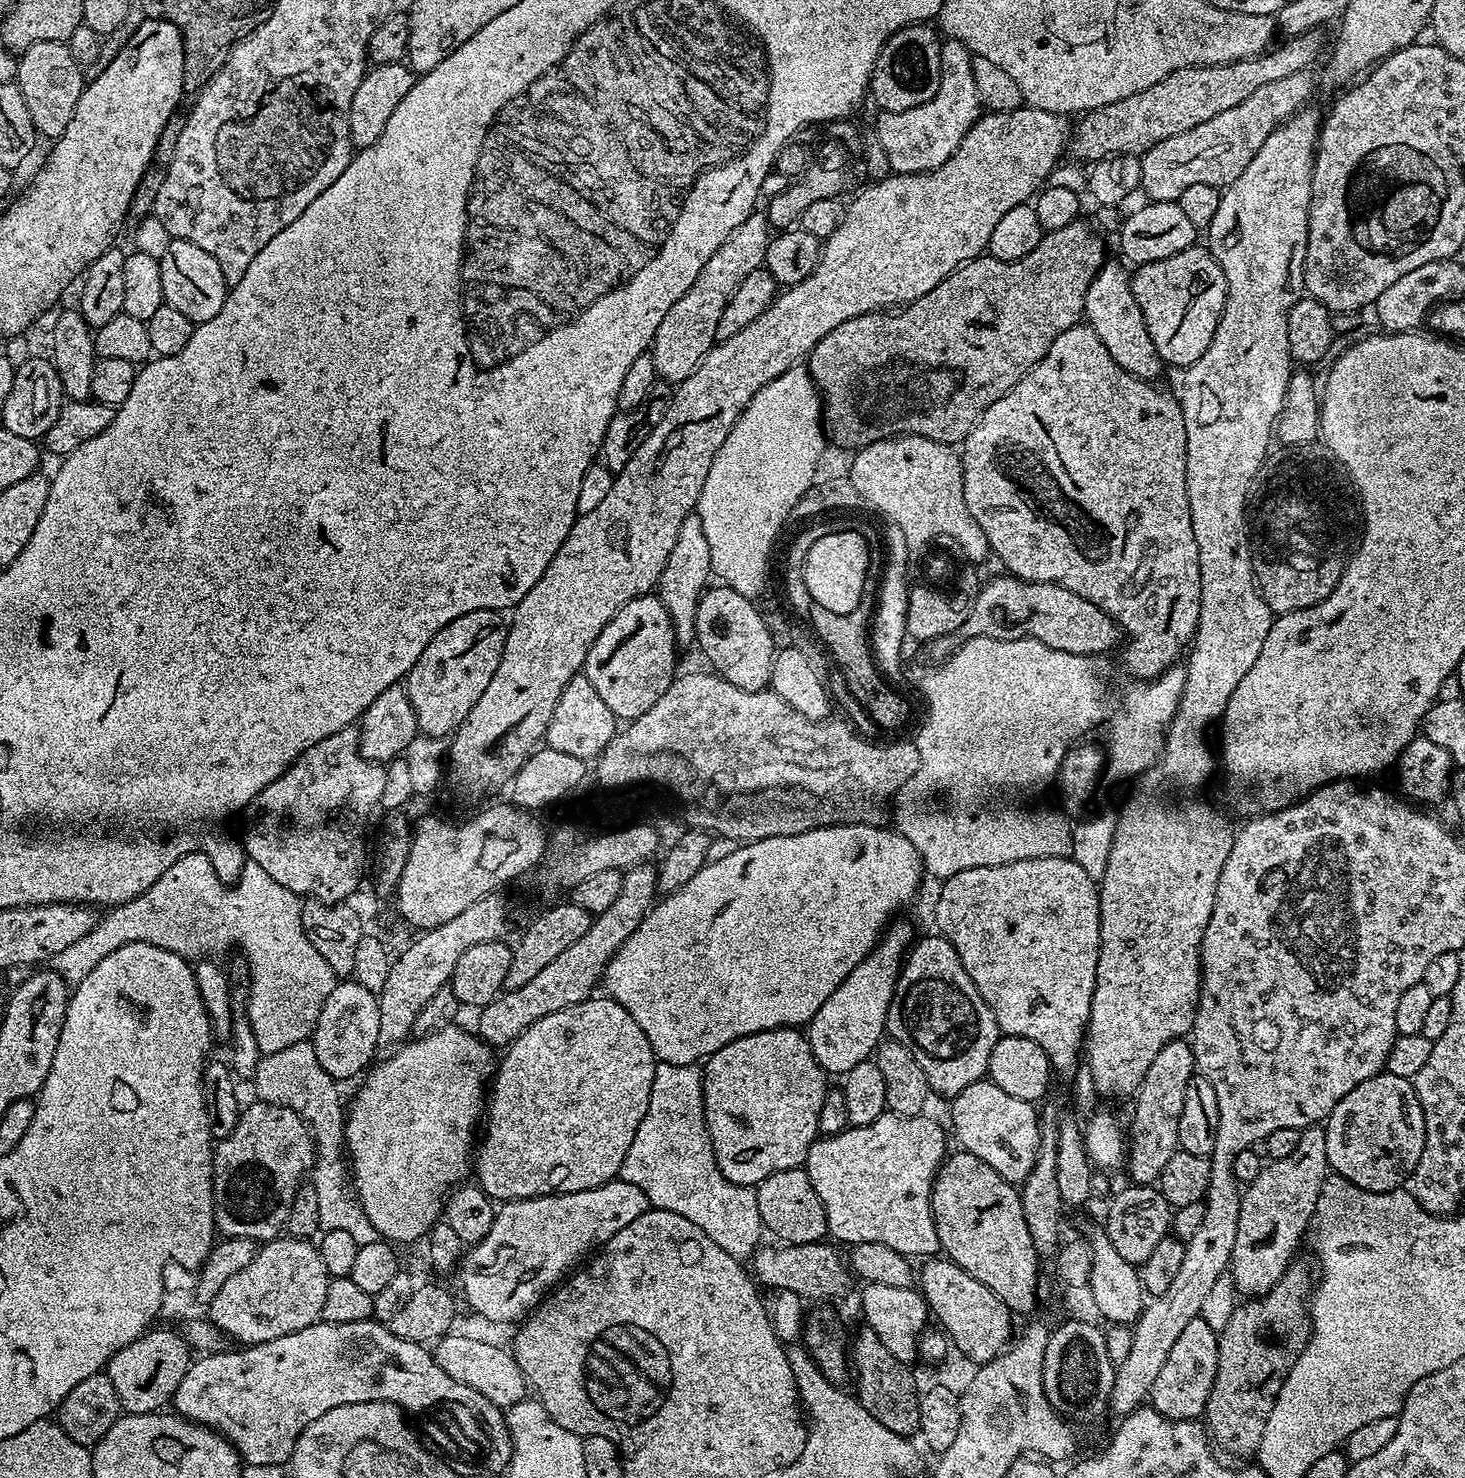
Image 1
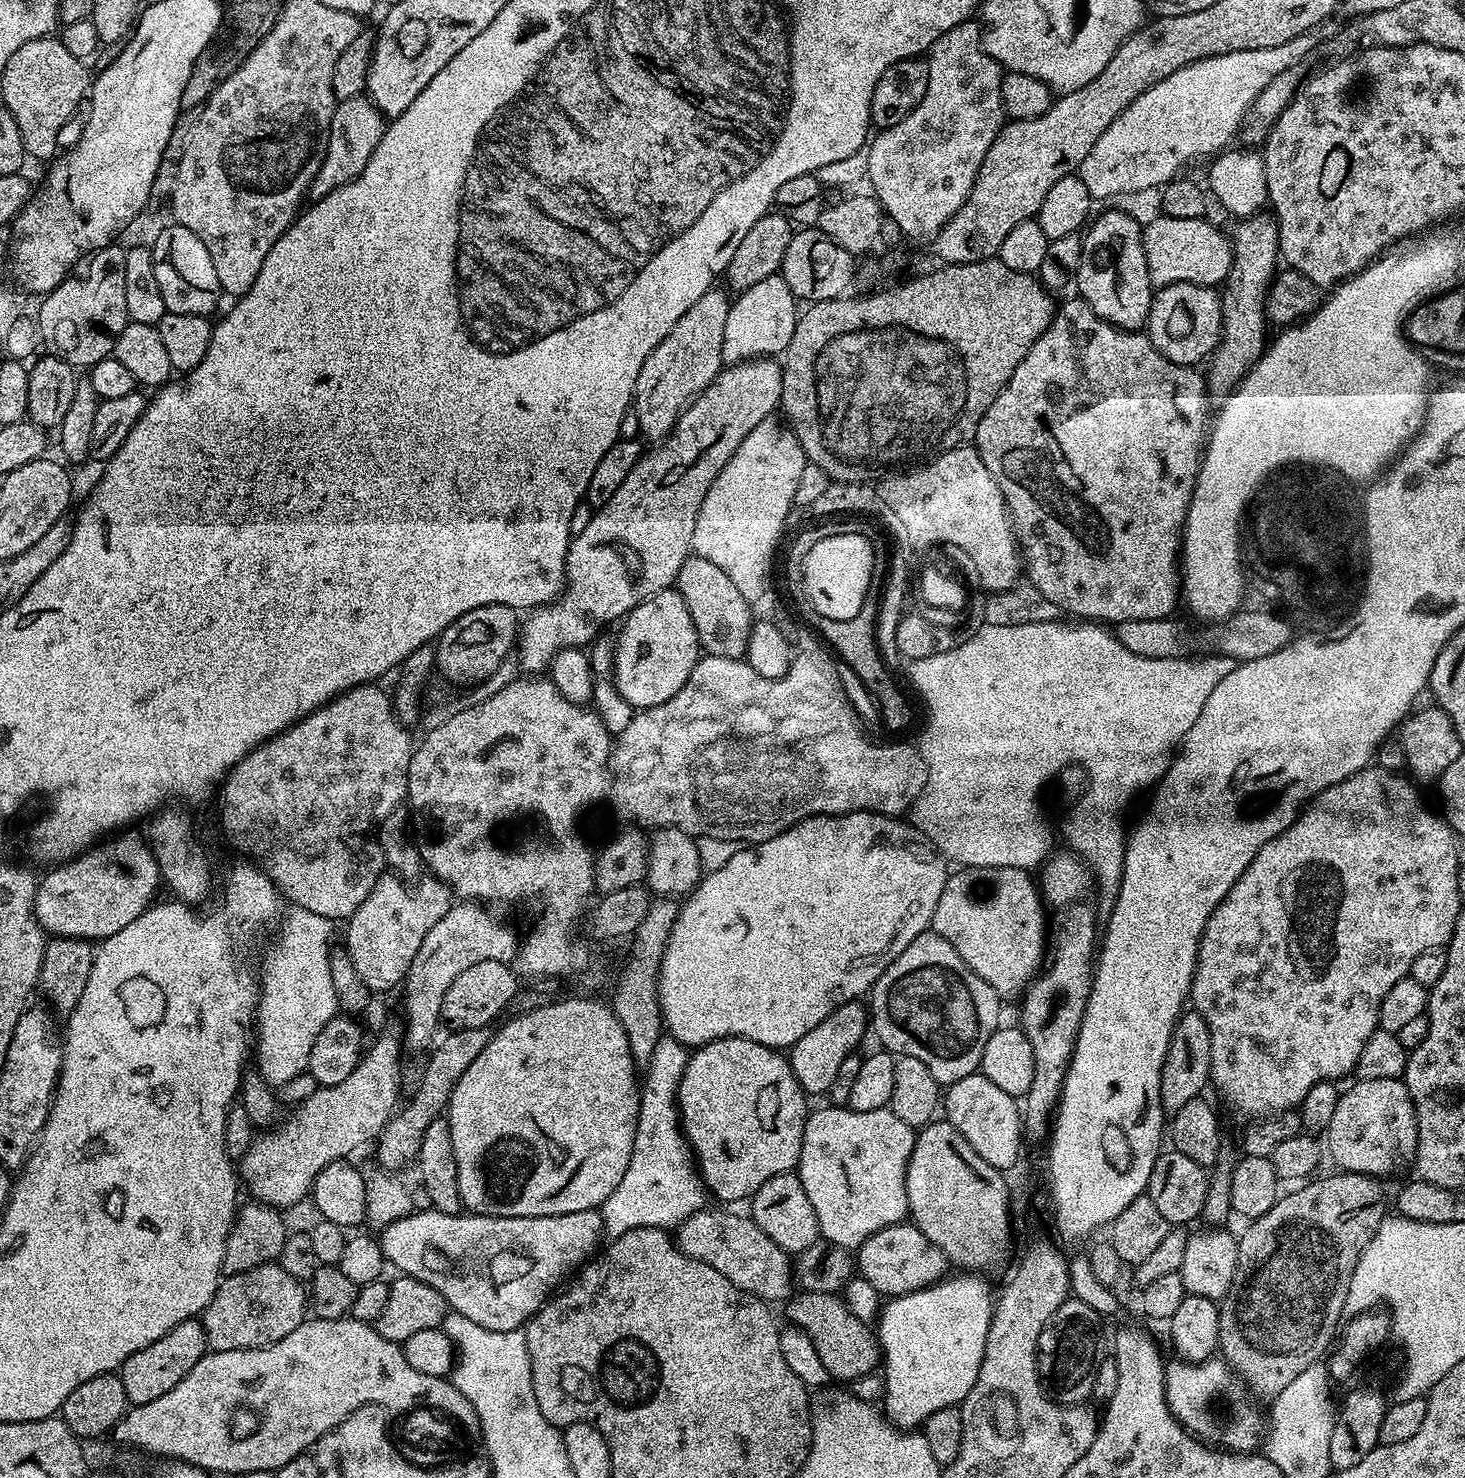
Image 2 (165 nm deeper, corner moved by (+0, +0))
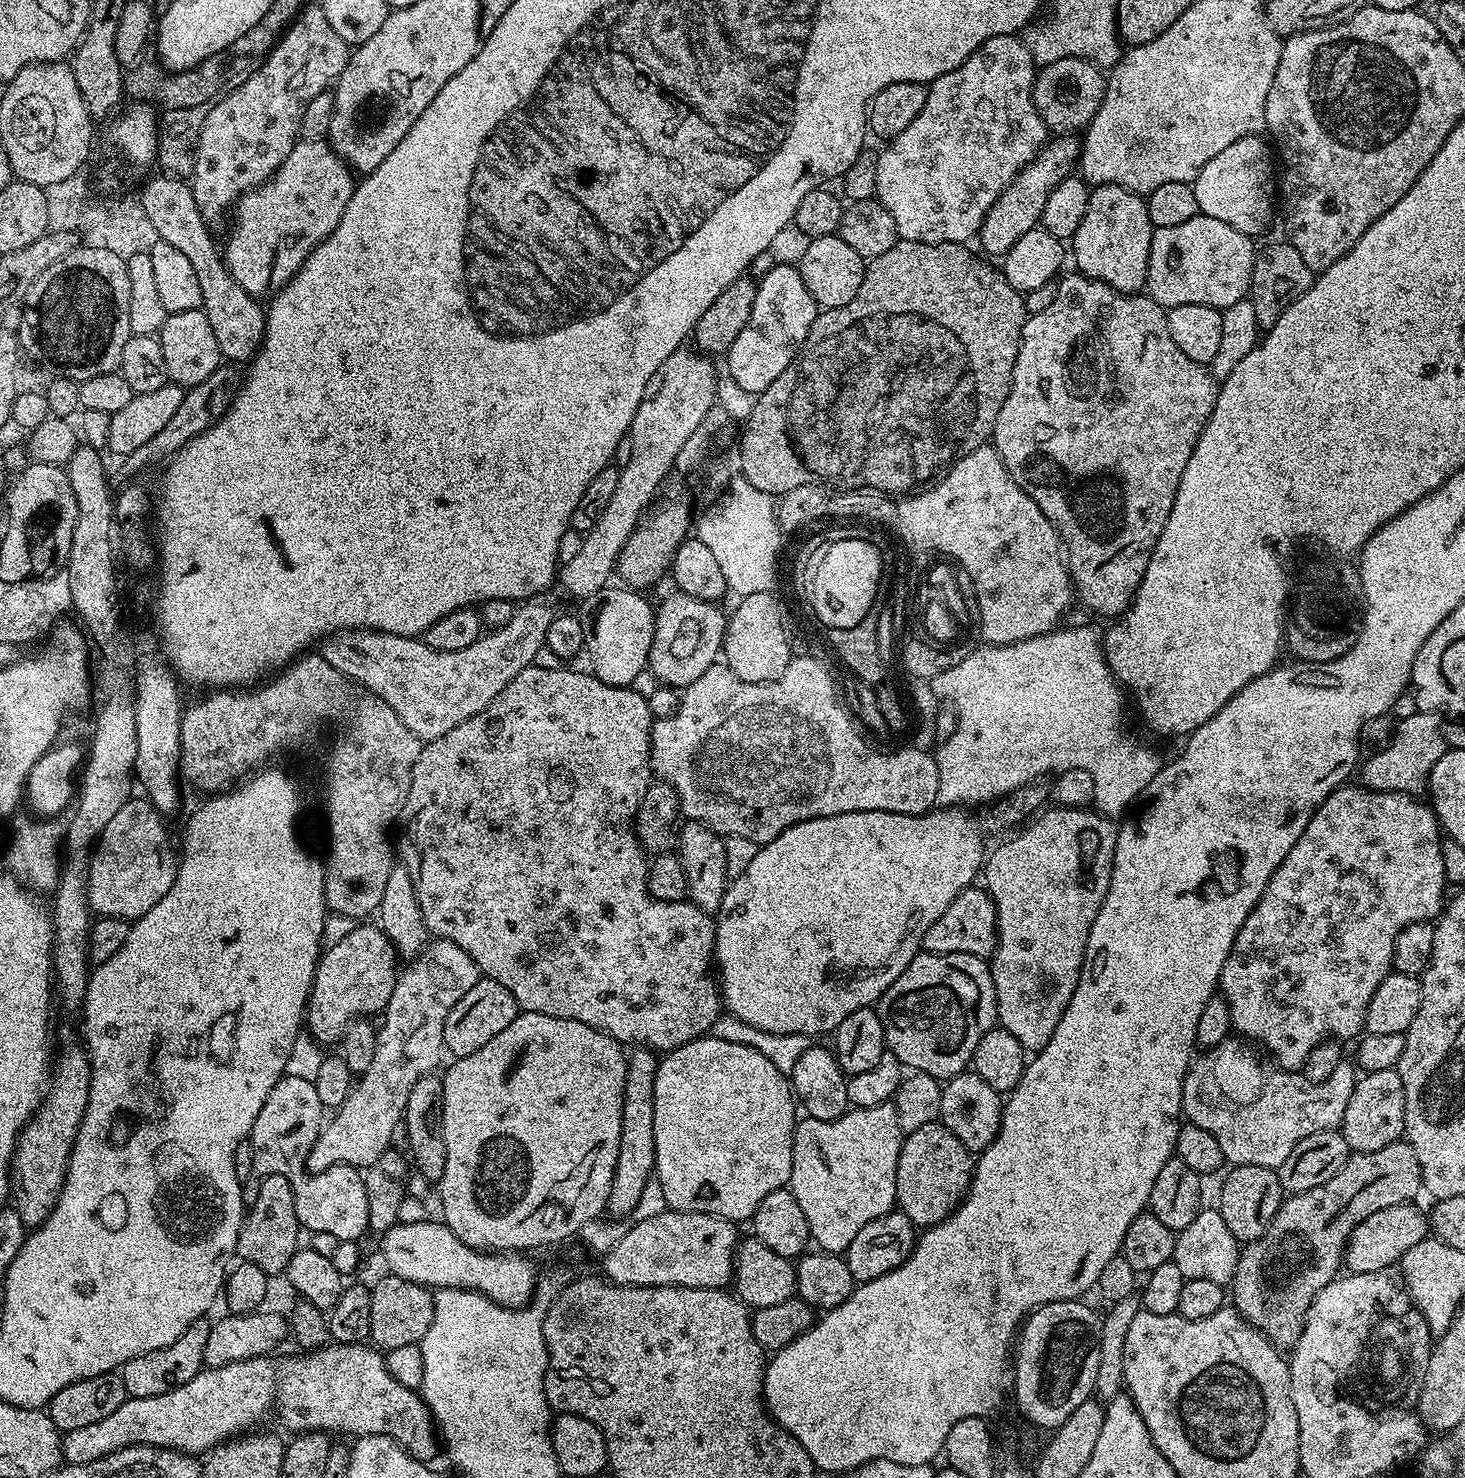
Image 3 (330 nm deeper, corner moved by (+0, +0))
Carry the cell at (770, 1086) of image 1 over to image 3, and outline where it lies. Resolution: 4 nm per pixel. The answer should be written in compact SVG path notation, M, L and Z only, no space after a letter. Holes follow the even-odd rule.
M706 1035L667 1053L657 1063L654 1078L654 1180L662 1186L665 1205L673 1212L701 1212L733 1222L751 1221L758 1202L791 1181L796 1112L798 1104L789 1077L750 1046Z

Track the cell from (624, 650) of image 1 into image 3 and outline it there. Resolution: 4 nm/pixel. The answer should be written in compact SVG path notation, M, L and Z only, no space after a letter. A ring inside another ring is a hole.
M679 590L673 596L665 598L656 608L656 625L654 626L654 642L650 646L648 668L664 684L683 690L693 684L712 664L717 663L724 646L724 631L728 628L728 616L711 600L699 600Z

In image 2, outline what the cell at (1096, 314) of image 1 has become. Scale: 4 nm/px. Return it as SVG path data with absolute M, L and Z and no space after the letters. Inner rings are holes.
M1124 212L1098 216L1087 225L1082 236L1084 249L1080 268L1074 273L1074 284L1076 282L1080 287L1079 299L1085 300L1094 314L1108 320L1115 328L1124 328L1128 332L1143 329L1148 323L1154 289L1146 266L1141 221Z

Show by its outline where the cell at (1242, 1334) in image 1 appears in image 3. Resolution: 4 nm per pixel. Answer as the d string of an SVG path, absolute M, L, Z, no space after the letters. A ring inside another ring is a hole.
M1401 1138L1390 1142L1390 1146L1382 1146L1382 1150L1370 1150L1369 1152L1352 1152L1348 1161L1342 1166L1342 1170L1338 1170L1338 1174L1334 1174L1334 1178L1330 1178L1326 1182L1322 1182L1322 1186L1314 1186L1314 1190L1306 1190L1297 1196L1288 1196L1280 1205L1277 1214L1269 1222L1268 1228L1256 1240L1249 1240L1240 1249L1240 1257L1238 1258L1238 1270L1234 1274L1230 1285L1230 1300L1237 1312L1240 1313L1242 1319L1250 1326L1254 1326L1259 1330L1275 1348L1281 1350L1291 1350L1296 1347L1298 1338L1302 1334L1302 1326L1306 1322L1306 1314L1312 1305L1312 1299L1328 1285L1331 1280L1337 1279L1338 1273L1342 1268L1342 1257L1344 1255L1344 1245L1348 1242L1348 1236L1356 1227L1358 1222L1362 1222L1366 1218L1370 1218L1370 1214L1374 1214L1374 1210L1386 1210L1386 1206L1398 1206L1415 1201L1416 1195L1421 1195L1422 1185L1420 1183L1420 1167L1418 1166L1418 1157L1414 1155L1414 1150L1408 1144L1407 1140Z

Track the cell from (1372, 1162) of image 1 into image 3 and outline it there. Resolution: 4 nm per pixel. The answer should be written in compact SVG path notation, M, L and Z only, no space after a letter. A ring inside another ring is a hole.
M1395 1068L1361 1075L1354 1094L1350 1094L1350 1102L1346 1102L1346 1114L1342 1121L1342 1131L1349 1149L1352 1152L1382 1150L1382 1146L1390 1146L1390 1142L1401 1139L1404 1135L1405 1110L1402 1078Z

